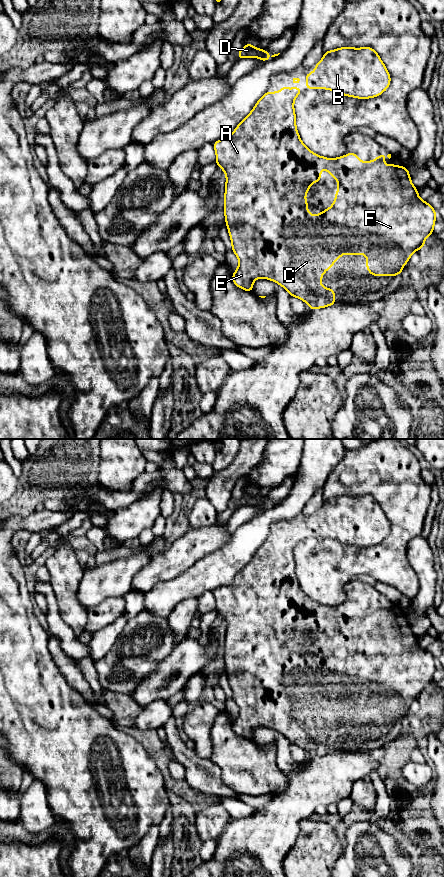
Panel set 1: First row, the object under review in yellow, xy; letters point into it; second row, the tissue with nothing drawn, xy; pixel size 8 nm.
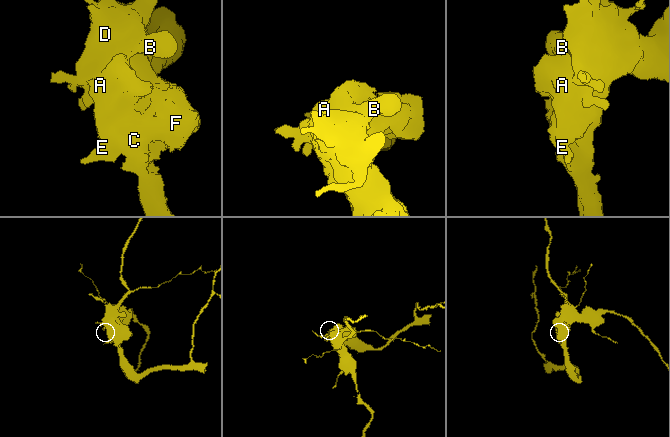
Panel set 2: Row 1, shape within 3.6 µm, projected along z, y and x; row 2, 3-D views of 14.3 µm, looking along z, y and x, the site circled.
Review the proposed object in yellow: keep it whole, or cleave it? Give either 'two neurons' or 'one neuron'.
one neuron

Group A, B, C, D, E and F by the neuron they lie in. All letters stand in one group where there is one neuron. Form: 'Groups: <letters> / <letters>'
Groups: A B C D E F

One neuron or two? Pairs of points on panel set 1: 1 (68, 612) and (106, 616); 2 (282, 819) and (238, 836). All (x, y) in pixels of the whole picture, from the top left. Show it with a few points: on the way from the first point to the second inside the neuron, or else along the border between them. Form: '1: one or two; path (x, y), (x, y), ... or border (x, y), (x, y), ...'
1: two; border (88, 609), (87, 622), (83, 631)
2: one; path (271, 830), (265, 836), (249, 836)

